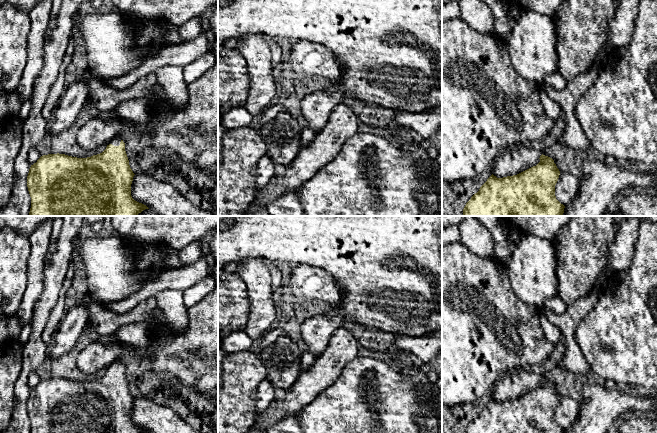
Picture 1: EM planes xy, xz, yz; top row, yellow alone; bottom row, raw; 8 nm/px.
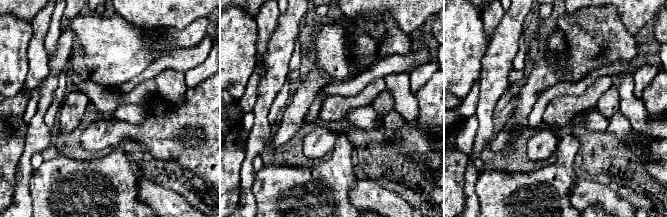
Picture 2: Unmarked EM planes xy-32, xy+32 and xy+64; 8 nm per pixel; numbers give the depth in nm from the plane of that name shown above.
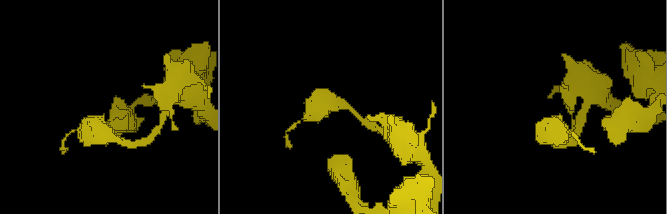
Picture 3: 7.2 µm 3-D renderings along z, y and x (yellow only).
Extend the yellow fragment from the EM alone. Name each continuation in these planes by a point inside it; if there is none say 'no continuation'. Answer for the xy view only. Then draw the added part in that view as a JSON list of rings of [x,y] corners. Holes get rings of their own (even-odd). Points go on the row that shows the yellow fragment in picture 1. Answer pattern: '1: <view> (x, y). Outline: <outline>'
1: xy (115, 141). Outline: [[[118,134],[115,138],[113,138],[112,140],[110,140],[110,141],[108,142],[108,145],[109,145],[109,144],[112,144],[112,145],[114,145],[114,146],[119,146],[121,140],[122,140],[122,139],[121,139],[121,137],[120,137],[120,134]]]

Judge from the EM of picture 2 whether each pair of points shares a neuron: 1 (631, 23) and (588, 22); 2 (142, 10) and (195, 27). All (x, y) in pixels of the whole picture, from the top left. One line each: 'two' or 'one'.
1: two
2: two

